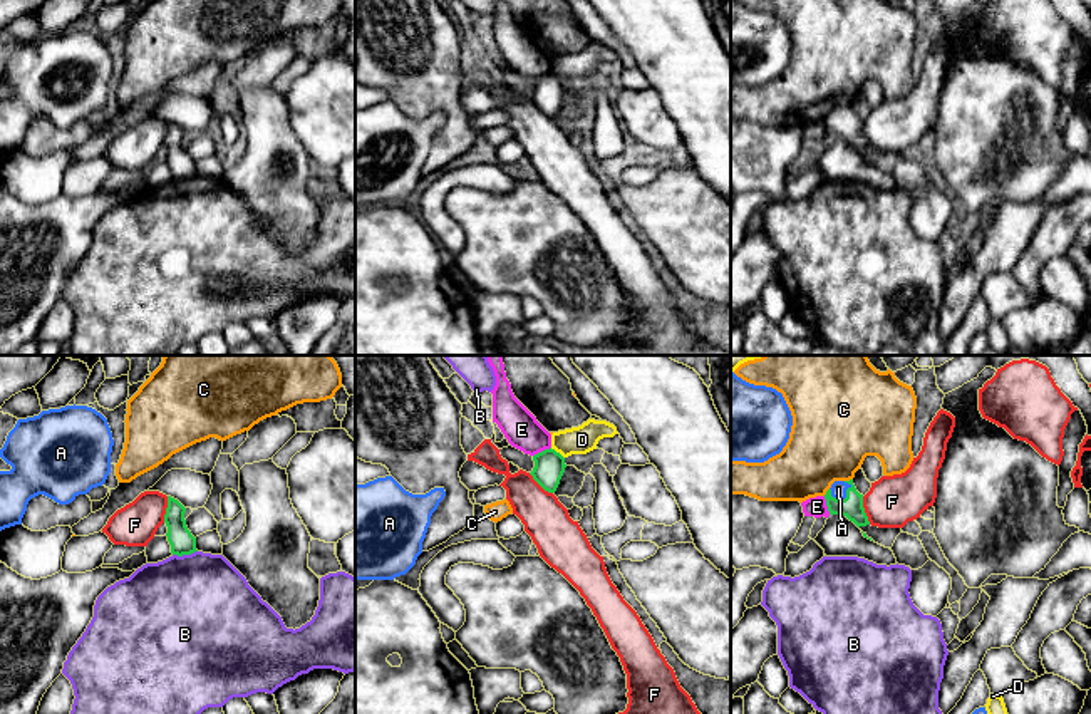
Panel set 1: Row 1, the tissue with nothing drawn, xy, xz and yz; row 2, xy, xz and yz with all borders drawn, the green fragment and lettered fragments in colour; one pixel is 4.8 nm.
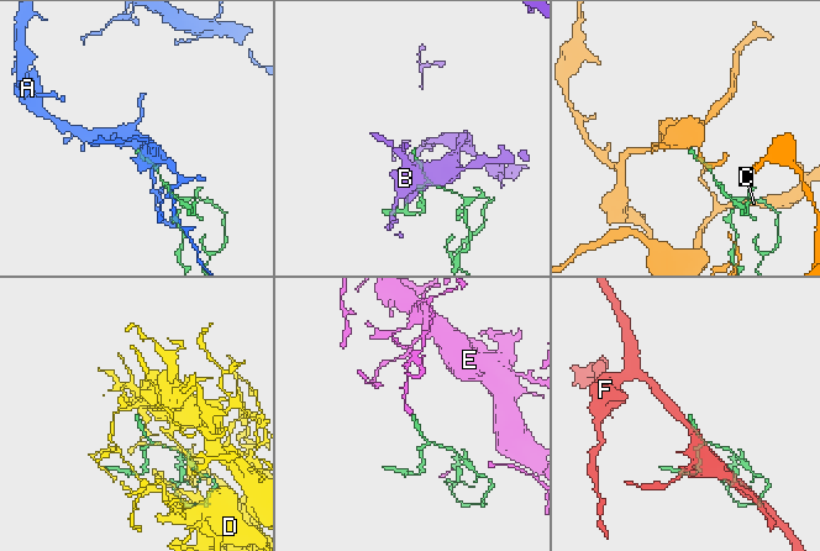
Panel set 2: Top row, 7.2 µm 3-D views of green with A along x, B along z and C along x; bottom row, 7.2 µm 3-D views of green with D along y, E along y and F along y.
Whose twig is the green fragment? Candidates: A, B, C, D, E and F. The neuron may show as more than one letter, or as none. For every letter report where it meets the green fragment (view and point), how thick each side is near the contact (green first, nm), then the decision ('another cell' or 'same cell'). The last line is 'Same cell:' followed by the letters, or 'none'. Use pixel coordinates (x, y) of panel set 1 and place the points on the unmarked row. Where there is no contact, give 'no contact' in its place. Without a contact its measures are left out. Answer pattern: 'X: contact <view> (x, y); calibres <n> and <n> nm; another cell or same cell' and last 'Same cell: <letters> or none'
A: contact yz (845, 123); calibres 110 and 80 nm; same cell
B: contact xy (185, 178); calibres 120 and 480 nm; another cell
C: contact yz (850, 104); calibres 110 and 400 nm; another cell
D: contact xz (555, 76); calibres 140 and 140 nm; another cell
E: contact xz (542, 76); calibres 140 and 170 nm; another cell
F: contact yz (863, 134); calibres 110 and 240 nm; another cell
Same cell: A

